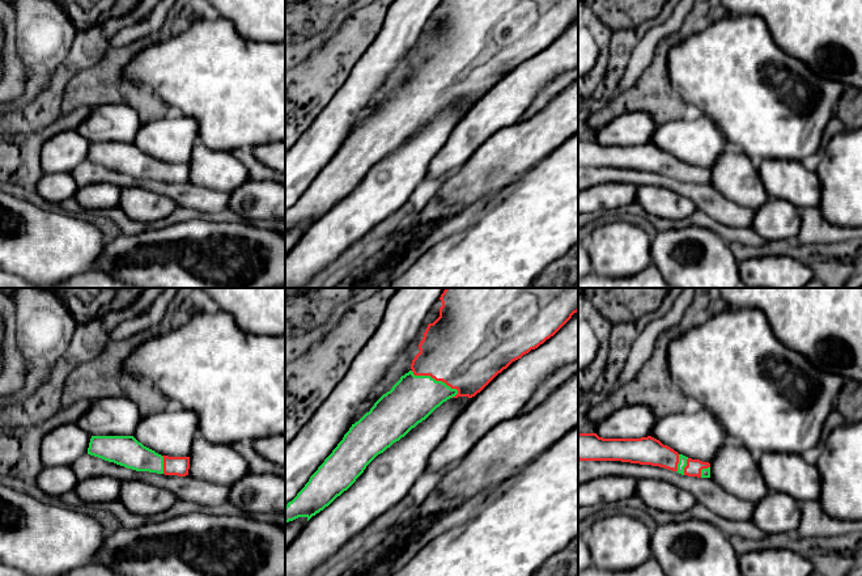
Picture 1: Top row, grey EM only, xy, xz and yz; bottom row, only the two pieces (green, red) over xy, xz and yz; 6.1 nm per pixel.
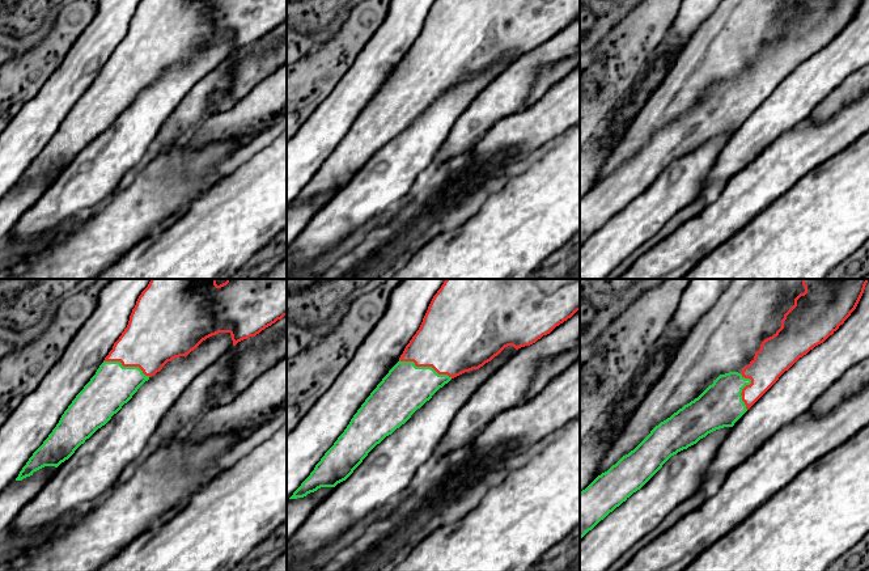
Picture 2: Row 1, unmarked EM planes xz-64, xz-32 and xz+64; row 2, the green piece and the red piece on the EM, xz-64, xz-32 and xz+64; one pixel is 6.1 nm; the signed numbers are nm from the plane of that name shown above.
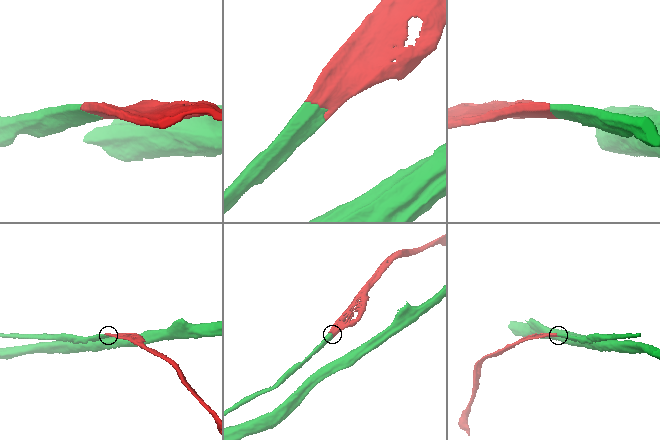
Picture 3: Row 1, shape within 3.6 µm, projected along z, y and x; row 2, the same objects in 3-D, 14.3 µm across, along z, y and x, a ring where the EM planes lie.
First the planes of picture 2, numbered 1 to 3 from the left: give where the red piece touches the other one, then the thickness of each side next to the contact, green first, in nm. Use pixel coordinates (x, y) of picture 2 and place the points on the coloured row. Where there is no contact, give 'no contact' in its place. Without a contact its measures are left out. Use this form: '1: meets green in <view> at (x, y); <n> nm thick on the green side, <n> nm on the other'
1: meets green in xz-64 at (127, 367); 260 nm thick on the green side, 360 nm on the other
2: meets green in xz-32 at (425, 367); 300 nm thick on the green side, 440 nm on the other
3: meets green in xz+64 at (742, 388); 280 nm thick on the green side, 200 nm on the other

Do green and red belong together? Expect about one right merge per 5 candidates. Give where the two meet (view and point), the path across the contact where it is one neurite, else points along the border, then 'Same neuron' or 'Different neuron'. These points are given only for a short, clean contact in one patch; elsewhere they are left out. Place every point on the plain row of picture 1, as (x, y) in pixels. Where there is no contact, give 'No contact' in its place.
Touches green at xz (434, 87). Same neuron

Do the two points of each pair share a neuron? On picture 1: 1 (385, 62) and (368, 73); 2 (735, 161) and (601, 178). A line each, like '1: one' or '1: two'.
1: one
2: two

